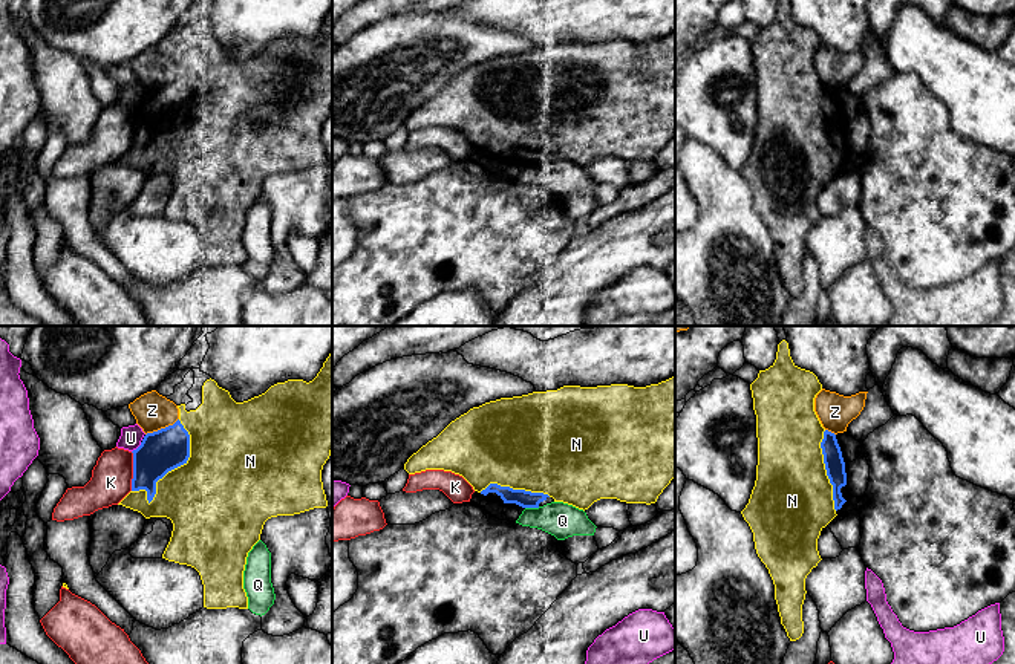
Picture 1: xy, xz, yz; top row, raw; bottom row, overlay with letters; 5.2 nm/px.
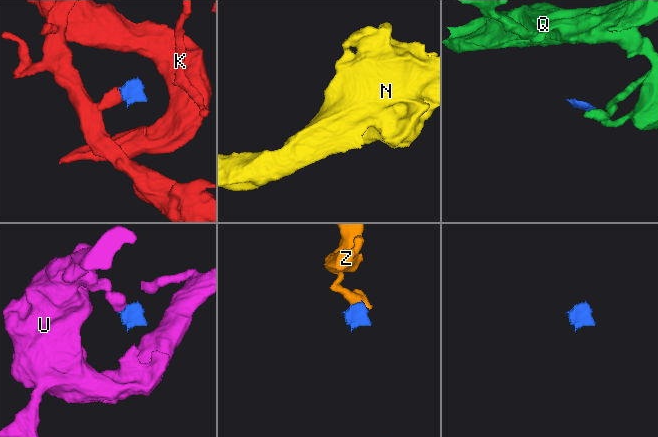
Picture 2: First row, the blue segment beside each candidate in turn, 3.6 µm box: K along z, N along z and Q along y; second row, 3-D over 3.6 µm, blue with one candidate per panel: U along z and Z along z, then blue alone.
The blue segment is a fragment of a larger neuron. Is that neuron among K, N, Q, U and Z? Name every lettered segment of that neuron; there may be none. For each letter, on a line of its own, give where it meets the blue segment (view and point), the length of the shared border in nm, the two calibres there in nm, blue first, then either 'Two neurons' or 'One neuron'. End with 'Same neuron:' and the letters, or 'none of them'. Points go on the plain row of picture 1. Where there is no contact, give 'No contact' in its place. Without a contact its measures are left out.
K: Touches blue at xy (133, 129). Shared border 200 nm. Thickness 220 nm (blue) against 220 nm. Two neurons
N: Touches blue at xy (181, 121). Shared border 480 nm. Thickness 220 nm (blue) against 480 nm. One neuron
Q: Touches blue at xz (531, 164). Shared border 80 nm. Thickness 90 nm (blue) against 190 nm. Two neurons
U: Touches blue at xy (138, 104). Shared border 80 nm. Thickness 220 nm (blue) against 120 nm. Two neurons
Z: Touches blue at xy (161, 86). Shared border 200 nm. Thickness 220 nm (blue) against 190 nm. Two neurons
Same neuron: N

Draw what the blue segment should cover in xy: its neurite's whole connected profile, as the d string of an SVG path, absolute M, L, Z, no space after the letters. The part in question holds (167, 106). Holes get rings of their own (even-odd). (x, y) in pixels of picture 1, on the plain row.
M332 11L317 34L306 40L288 37L265 50L236 60L214 37L202 43L202 61L196 67L178 63L179 76L165 86L147 90L133 107L132 148L118 161L141 170L145 176L167 174L173 181L162 216L194 225L204 242L204 265L248 266L243 228L248 210L260 197L263 182L277 173L294 173L326 165L321 127L332 109Z

